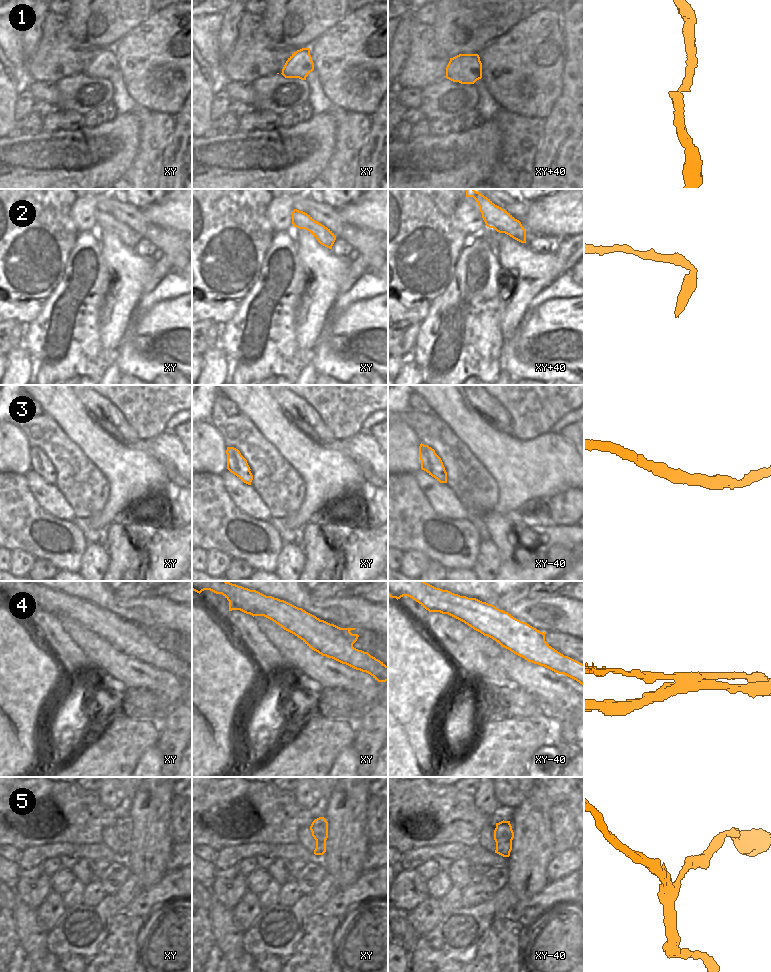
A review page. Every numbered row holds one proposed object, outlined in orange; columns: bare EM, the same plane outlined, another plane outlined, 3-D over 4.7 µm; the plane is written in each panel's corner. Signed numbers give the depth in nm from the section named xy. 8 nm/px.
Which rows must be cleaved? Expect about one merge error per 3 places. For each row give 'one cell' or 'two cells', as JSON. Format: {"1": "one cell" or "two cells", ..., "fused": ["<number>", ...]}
{"1": "one cell", "2": "one cell", "3": "one cell", "4": "two cells", "5": "one cell", "fused": ["4"]}

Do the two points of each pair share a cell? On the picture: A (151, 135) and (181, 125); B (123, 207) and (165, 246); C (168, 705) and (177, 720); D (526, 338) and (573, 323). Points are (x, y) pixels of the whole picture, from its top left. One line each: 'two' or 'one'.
A: one
B: one
C: two
D: one

